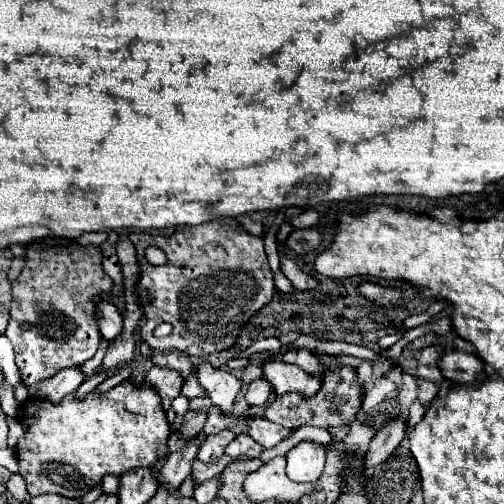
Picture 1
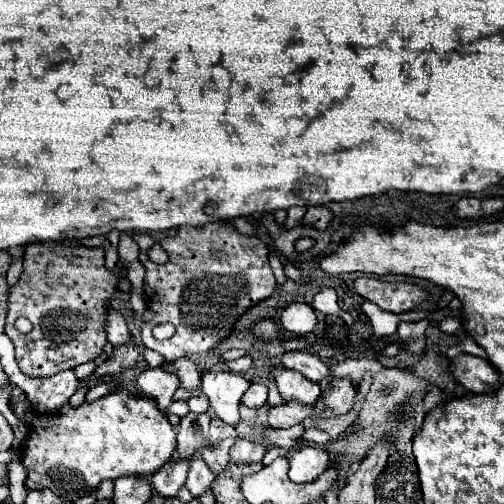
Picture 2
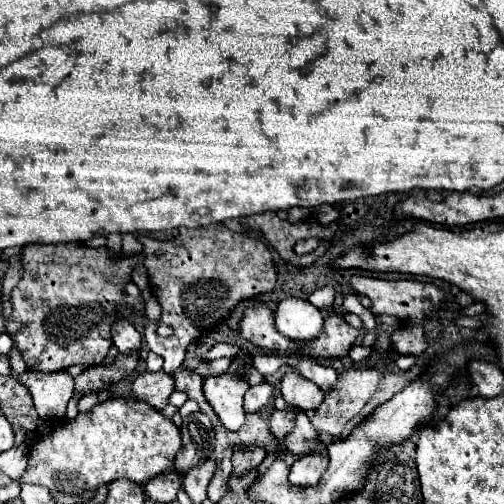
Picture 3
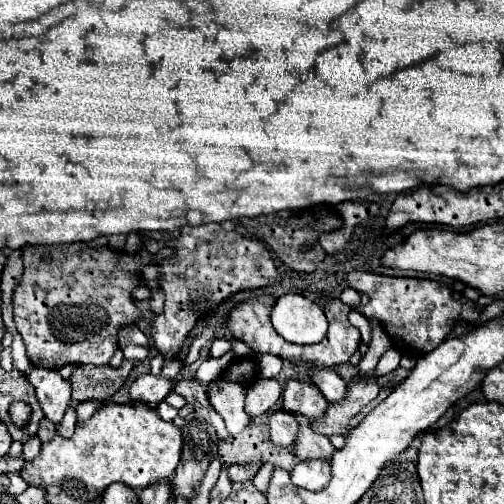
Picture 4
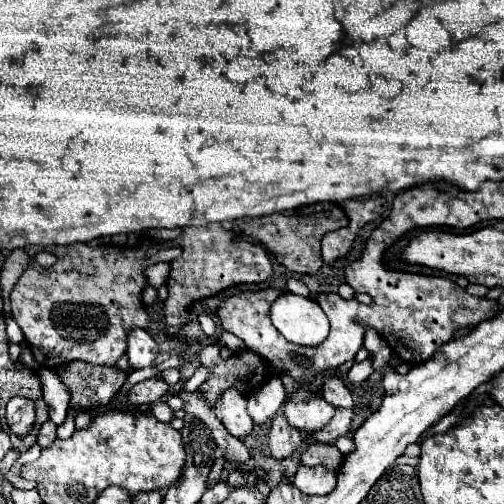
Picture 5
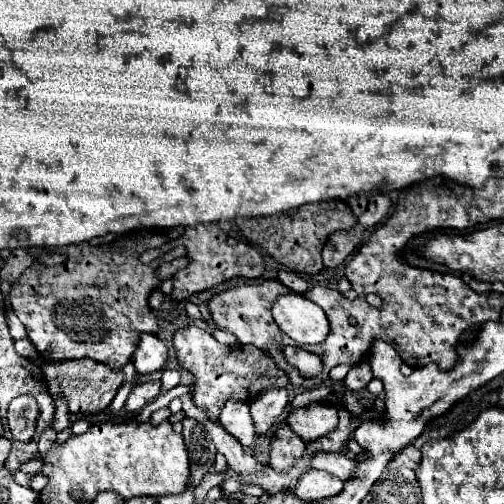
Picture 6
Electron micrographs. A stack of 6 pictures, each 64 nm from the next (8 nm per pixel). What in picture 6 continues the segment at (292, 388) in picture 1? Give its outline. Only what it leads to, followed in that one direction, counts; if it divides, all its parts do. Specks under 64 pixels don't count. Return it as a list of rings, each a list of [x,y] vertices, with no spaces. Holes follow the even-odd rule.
[[[310,404],[306,408],[296,410],[288,416],[288,426],[296,432],[304,442],[318,440],[338,426],[338,406],[336,404]]]

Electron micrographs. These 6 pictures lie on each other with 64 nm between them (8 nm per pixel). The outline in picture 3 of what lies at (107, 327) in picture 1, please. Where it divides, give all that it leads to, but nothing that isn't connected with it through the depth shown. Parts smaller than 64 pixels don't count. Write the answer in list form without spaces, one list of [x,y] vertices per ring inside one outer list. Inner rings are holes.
[[[120,320],[120,322],[114,324],[112,340],[114,340],[114,346],[122,354],[140,352],[142,350],[142,336],[140,336],[140,332],[128,320]]]

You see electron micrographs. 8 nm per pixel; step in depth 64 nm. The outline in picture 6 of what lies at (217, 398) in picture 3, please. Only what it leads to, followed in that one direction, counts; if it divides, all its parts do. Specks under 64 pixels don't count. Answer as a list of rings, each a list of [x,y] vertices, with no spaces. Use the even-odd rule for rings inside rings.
[[[228,400],[228,404],[222,408],[220,414],[220,424],[246,448],[254,448],[256,444],[256,432],[254,432],[254,422],[248,412],[248,404]]]

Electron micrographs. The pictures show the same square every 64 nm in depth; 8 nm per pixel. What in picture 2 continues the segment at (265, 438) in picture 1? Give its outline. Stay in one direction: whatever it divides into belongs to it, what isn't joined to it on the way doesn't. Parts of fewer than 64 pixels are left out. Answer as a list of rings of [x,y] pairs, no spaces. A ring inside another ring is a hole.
[[[304,422],[288,428],[288,430],[274,430],[274,428],[266,428],[264,438],[268,444],[272,446],[280,446],[280,448],[288,448],[288,450],[298,450],[302,448],[302,444],[308,444],[304,440]]]

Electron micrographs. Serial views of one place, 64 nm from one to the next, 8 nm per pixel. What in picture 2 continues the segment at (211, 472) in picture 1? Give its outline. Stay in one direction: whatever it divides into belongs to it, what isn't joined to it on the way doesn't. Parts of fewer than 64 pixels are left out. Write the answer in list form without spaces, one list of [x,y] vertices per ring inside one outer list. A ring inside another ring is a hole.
[[[194,458],[190,462],[190,470],[188,470],[188,480],[186,480],[186,488],[192,492],[194,498],[200,498],[210,484],[214,482],[214,474],[208,468],[208,464],[202,458]]]

